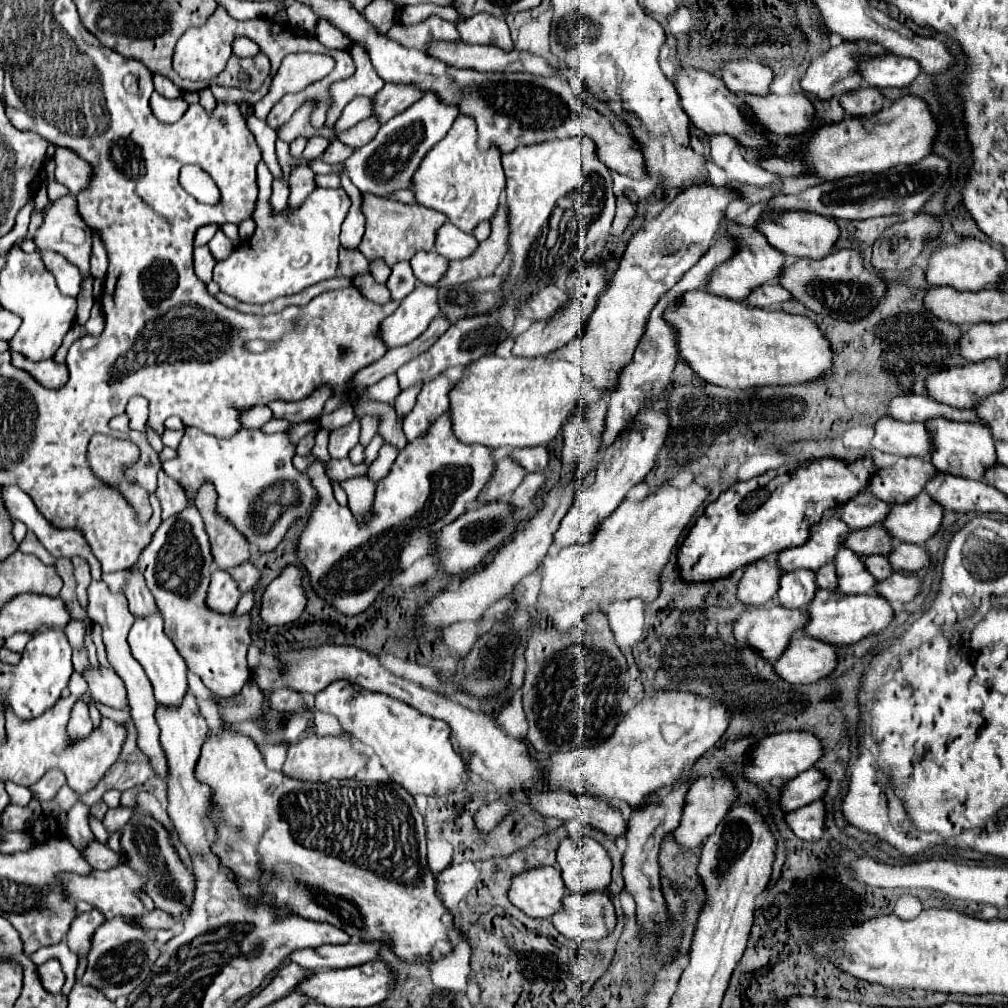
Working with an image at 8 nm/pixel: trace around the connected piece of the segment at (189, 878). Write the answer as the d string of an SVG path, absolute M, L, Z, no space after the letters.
M137 813L131 823L123 827L121 837L121 853L127 857L125 861L135 867L137 873L143 873L149 877L147 883L147 895L155 901L155 905L173 917L181 917L193 901L193 889L195 889L195 875L179 861L177 853L173 851L167 831L151 817L145 817L143 813Z

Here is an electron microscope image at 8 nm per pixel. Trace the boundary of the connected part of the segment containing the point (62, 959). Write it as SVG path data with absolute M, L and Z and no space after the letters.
M61 941L59 945L51 945L51 947L43 947L37 953L31 955L31 961L35 965L43 965L49 959L57 959L65 971L66 982L63 986L62 993L69 993L73 987L73 975L75 975L75 965L77 965L77 957L71 953L71 949L67 949L67 943Z

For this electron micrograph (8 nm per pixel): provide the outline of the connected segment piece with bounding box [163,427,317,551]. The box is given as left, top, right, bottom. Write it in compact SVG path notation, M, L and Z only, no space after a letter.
M185 427L185 435L181 439L181 445L177 447L177 453L179 453L177 459L163 463L163 471L175 481L179 481L179 485L189 495L195 495L205 479L211 481L219 495L217 499L219 515L227 517L259 551L273 551L281 543L289 527L295 525L299 519L303 519L305 513L315 503L317 493L315 487L311 485L311 479L293 465L295 445L289 441L287 433L269 435L263 431L241 429L235 437L231 437L231 441L219 441L217 437L211 437L197 427Z

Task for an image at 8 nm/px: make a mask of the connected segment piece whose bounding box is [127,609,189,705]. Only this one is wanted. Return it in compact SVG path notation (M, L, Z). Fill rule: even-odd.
M157 609L153 615L147 617L135 617L135 623L129 631L127 637L133 657L141 663L141 667L145 669L153 691L155 691L155 699L161 705L179 705L183 701L183 695L187 693L187 667L183 657L179 655L179 651L175 649L175 645L167 639L165 631L163 631L163 615Z

